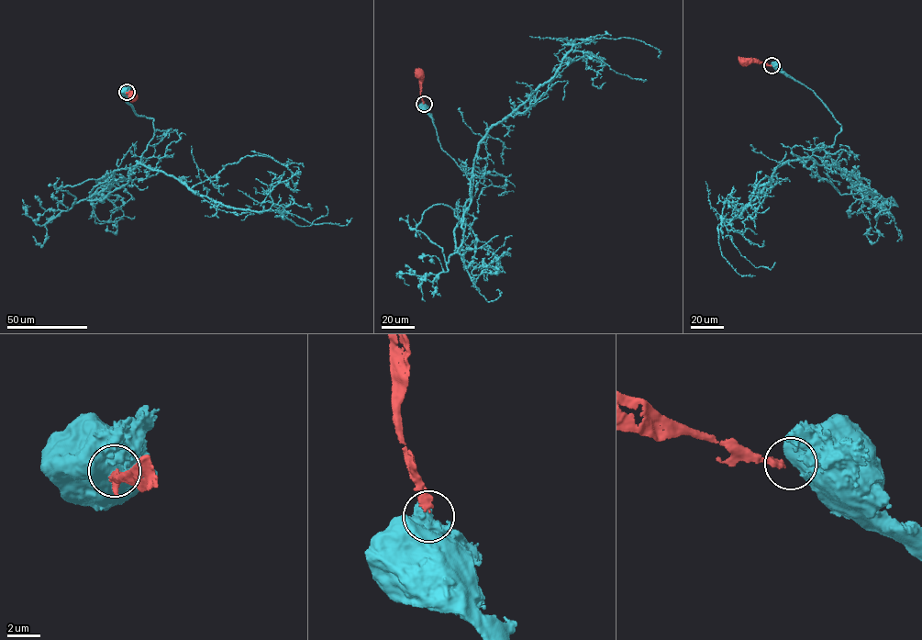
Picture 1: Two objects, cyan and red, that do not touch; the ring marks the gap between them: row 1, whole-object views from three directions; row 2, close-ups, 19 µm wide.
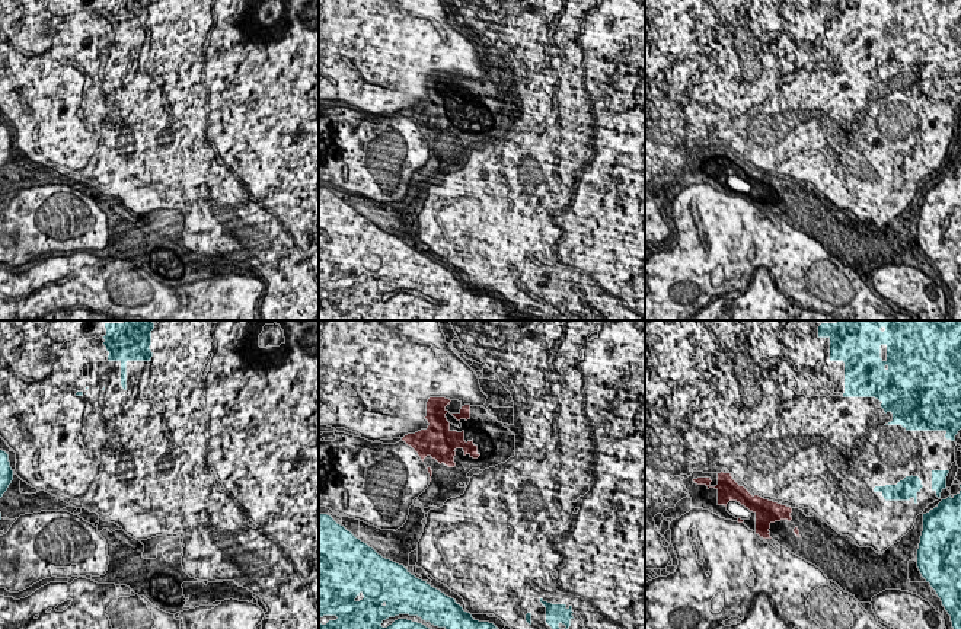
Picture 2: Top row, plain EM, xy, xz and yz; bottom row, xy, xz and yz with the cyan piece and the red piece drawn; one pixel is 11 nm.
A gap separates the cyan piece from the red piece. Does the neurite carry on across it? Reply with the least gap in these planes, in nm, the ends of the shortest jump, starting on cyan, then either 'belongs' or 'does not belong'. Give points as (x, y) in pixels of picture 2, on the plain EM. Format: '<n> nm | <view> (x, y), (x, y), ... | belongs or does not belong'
950 nm | yz (874, 165), (791, 182) | does not belong

